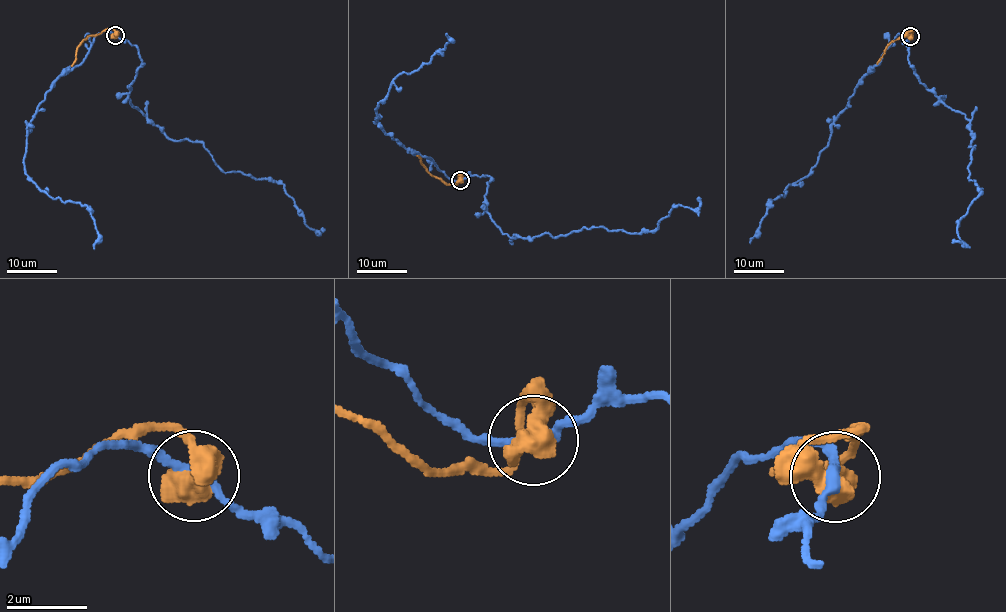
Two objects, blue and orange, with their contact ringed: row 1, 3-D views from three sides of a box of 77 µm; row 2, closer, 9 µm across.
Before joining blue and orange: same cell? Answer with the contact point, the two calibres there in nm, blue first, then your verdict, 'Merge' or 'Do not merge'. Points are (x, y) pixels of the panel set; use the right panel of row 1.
Place: (910, 36). Thickness 220 nm (blue) against 750 nm. Merge

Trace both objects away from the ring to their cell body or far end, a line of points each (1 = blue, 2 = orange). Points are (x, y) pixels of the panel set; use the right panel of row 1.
1: (910, 35), (907, 60), (916, 76), (969, 120), (968, 180), (981, 192), (957, 227), (963, 242), (951, 243)
2: (910, 36), (907, 33), (913, 30), (885, 47), (876, 63)

